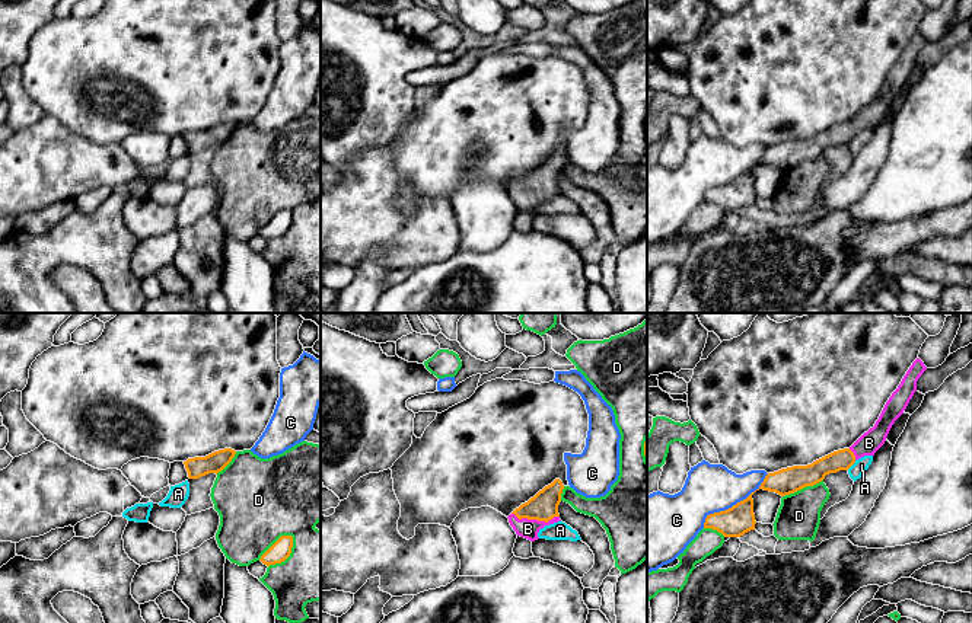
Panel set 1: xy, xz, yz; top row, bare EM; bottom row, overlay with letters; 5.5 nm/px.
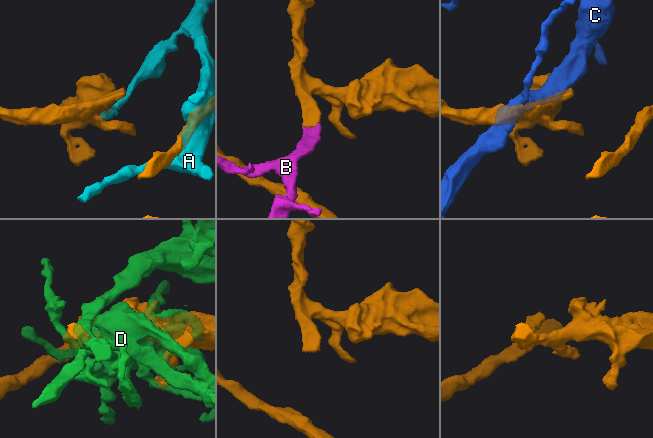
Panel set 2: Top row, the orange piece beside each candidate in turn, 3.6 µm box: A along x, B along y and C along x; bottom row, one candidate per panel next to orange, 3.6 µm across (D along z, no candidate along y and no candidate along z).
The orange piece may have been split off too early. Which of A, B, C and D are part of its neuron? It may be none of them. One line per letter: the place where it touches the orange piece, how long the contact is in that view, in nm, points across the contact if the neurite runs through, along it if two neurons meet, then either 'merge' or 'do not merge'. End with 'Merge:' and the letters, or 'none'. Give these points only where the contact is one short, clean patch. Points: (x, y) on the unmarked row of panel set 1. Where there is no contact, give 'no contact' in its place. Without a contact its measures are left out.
A: contact yz (851, 139); length 80 nm; do not merge
B: contact xz (535, 192); length 260 nm; way xz (544, 179), (535, 192), (528, 203); merge
C: contact yz (733, 179); length 480 nm; do not merge
D: contact xy (276, 216); length 240 nm; do not merge
Merge: B

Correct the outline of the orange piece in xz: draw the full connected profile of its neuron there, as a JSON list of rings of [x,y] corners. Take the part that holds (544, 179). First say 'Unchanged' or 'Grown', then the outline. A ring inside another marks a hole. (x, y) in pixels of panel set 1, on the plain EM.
Grown. [[[555,153],[551,159],[539,164],[528,176],[516,182],[507,192],[517,210],[530,215],[538,214],[538,207],[545,199],[561,195],[558,179],[561,176],[564,159]]]

